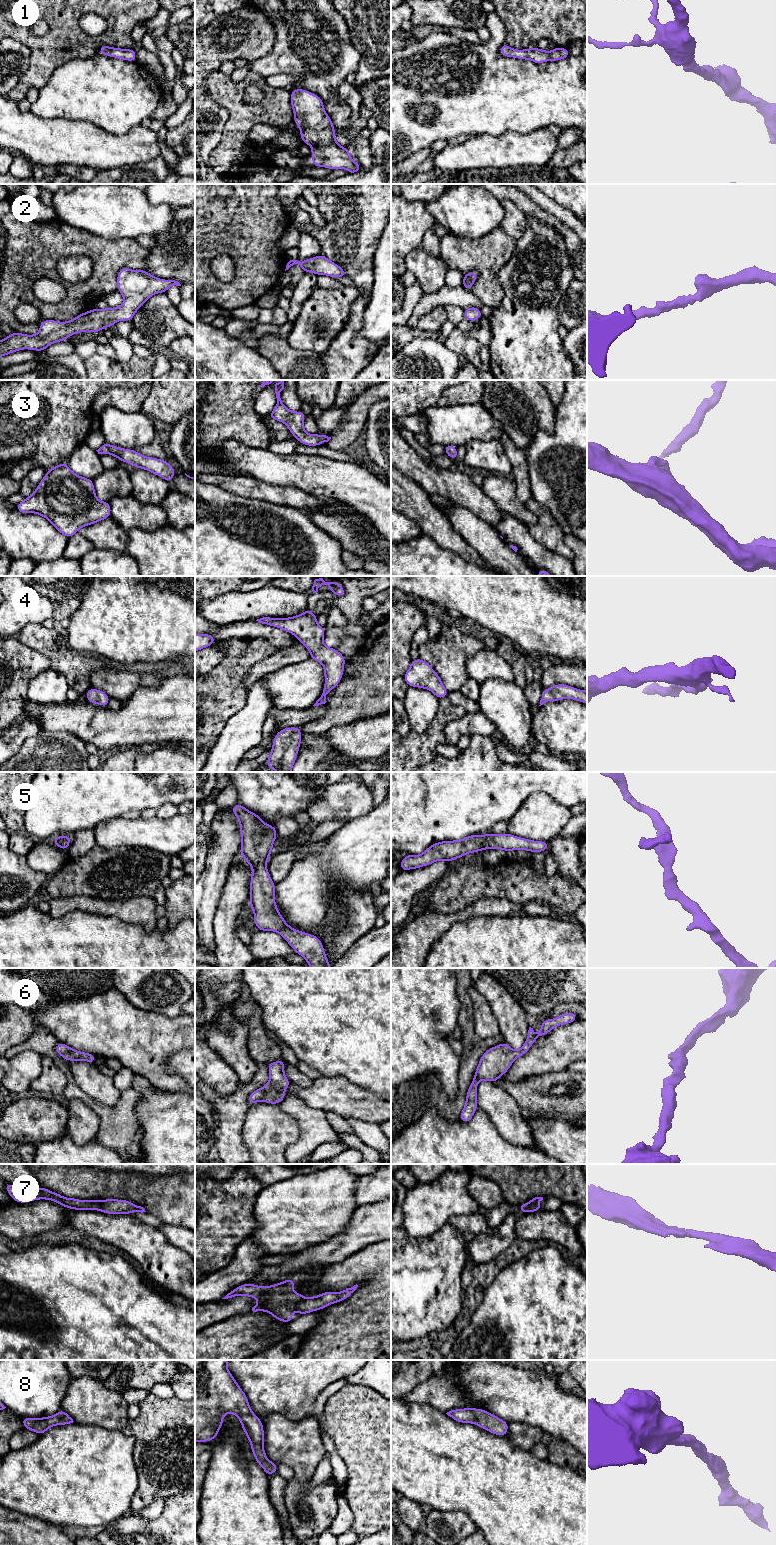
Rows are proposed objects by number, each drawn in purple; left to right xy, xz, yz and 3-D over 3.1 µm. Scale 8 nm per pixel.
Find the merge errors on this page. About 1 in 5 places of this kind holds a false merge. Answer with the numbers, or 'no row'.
no row

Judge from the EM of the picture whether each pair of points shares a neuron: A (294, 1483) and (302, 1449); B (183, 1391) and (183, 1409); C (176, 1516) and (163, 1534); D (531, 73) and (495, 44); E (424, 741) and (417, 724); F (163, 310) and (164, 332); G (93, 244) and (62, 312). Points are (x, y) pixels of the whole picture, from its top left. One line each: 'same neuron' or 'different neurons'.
A: different neurons
B: different neurons
C: same neuron
D: same neuron
E: different neurons
F: same neuron
G: same neuron

